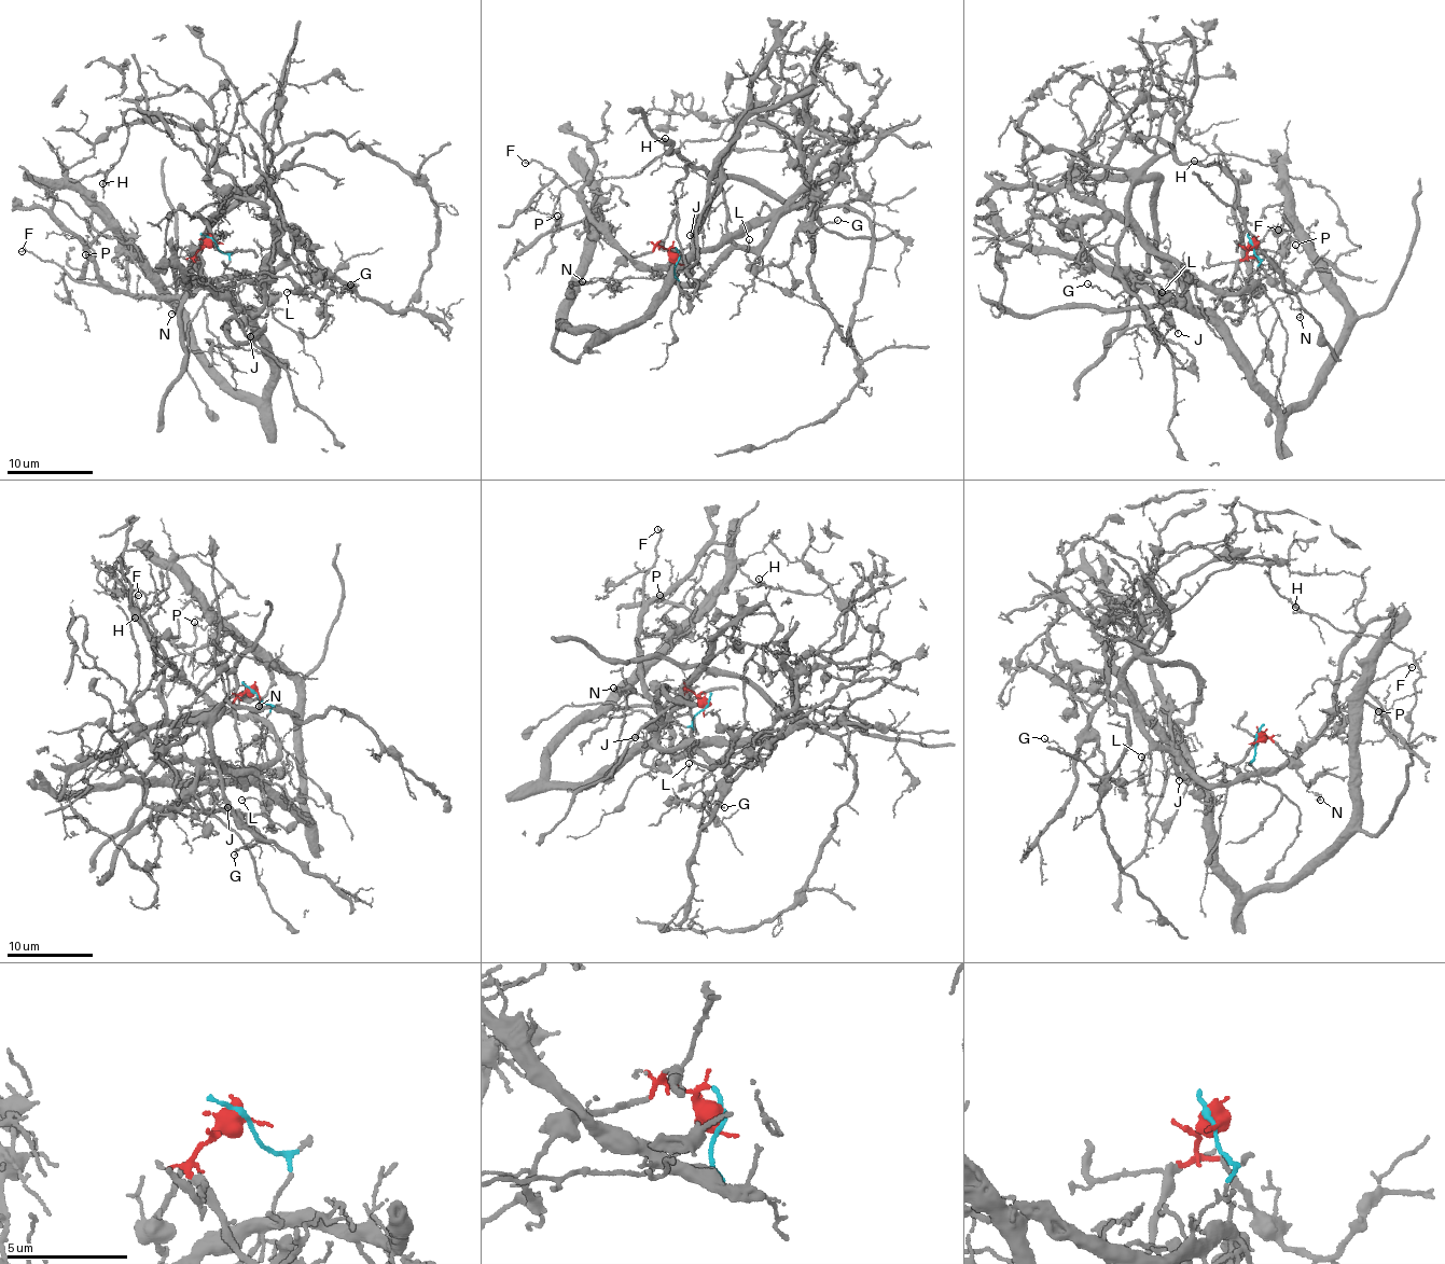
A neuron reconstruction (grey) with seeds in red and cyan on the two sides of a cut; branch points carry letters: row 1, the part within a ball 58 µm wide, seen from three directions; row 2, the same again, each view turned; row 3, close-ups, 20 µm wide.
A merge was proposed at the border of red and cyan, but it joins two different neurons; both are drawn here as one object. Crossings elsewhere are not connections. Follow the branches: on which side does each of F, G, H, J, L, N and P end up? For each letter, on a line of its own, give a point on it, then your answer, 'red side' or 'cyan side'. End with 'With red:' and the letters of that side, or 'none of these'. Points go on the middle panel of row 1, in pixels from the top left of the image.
F: at (525, 163); cyan side
G: at (837, 220); cyan side
H: at (665, 138); cyan side
J: at (690, 235); red side
L: at (749, 239); cyan side
N: at (582, 281); red side
P: at (557, 216); red side
With red: J, N, P

